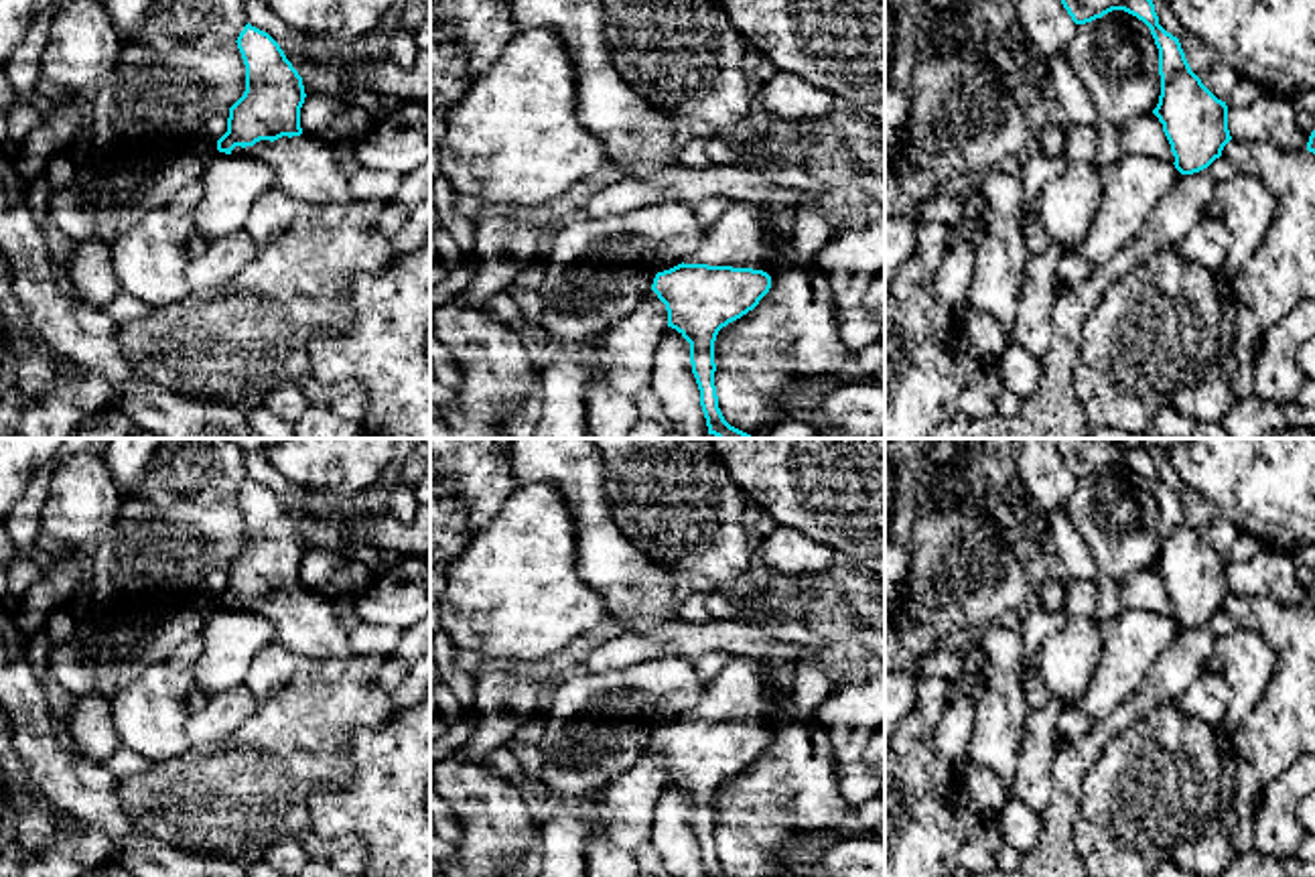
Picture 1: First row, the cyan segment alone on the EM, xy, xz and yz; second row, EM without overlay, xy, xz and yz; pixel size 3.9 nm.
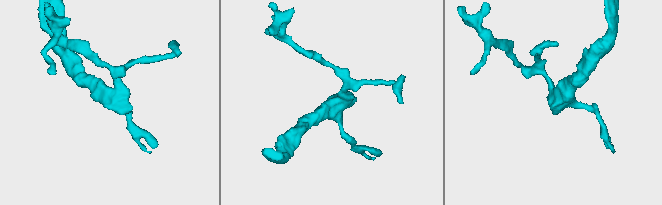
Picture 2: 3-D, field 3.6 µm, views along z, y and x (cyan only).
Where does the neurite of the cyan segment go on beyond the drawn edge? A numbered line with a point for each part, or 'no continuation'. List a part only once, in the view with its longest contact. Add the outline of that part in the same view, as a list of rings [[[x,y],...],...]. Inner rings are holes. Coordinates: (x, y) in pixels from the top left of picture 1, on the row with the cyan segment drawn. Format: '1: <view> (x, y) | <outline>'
1: xz (739, 238) | [[[733,201],[722,217],[706,229],[698,250],[682,262],[769,272],[773,250],[769,244],[769,223],[761,207]]]

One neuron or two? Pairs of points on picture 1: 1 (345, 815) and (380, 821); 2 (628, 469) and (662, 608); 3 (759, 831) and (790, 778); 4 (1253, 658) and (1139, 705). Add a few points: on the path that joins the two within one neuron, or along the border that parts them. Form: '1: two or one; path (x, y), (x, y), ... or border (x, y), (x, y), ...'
1: one; path (354, 815), (372, 815)
2: two; border (617, 524), (644, 553), (684, 577)
3: one; path (766, 819), (790, 790)
4: two; border (1240, 628), (1224, 634), (1216, 642), (1212, 656)

